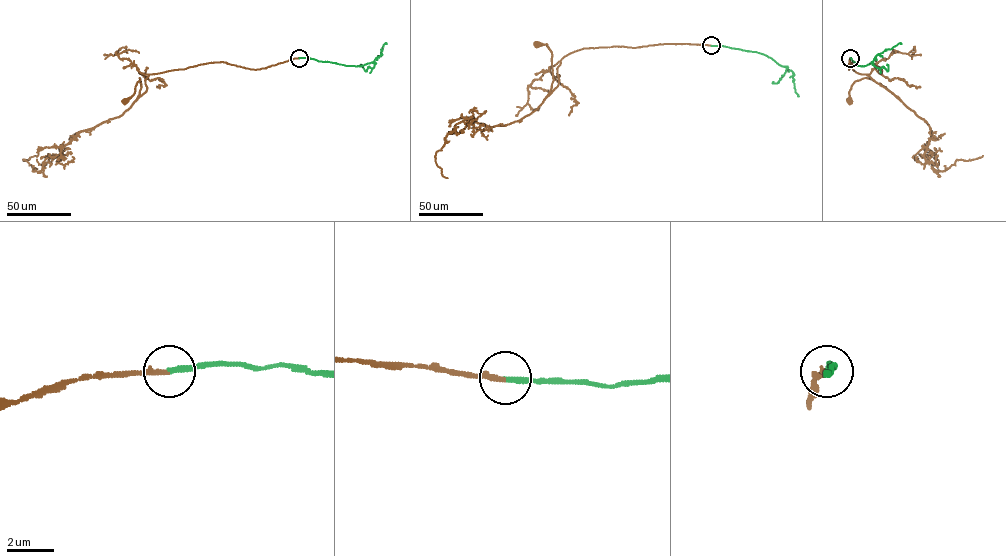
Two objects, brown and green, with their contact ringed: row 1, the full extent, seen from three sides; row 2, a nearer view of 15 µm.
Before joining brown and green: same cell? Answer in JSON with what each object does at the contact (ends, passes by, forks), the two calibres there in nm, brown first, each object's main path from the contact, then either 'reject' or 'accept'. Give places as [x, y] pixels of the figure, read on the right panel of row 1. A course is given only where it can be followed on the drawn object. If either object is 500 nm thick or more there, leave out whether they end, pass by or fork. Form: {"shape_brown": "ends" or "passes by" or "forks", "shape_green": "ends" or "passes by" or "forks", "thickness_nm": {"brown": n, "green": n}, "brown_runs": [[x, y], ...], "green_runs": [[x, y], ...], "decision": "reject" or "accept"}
{"shape_brown": "ends", "shape_green": "ends", "thickness_nm": {"brown": 200, "green": 200}, "brown_runs": [[850, 58], [849, 69], [852, 62], [855, 71], [900, 99], [864, 78], [853, 83], [849, 101]], "green_runs": [[850, 58], [858, 65], [866, 65], [877, 54], [901, 44]], "decision": "accept"}

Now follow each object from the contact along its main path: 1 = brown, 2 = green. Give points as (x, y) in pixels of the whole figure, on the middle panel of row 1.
1: (711, 45), (577, 50), (560, 61), (558, 84), (548, 95), (552, 54), (547, 44), (537, 44)
2: (711, 45), (759, 53), (786, 66), (793, 72), (799, 96)

